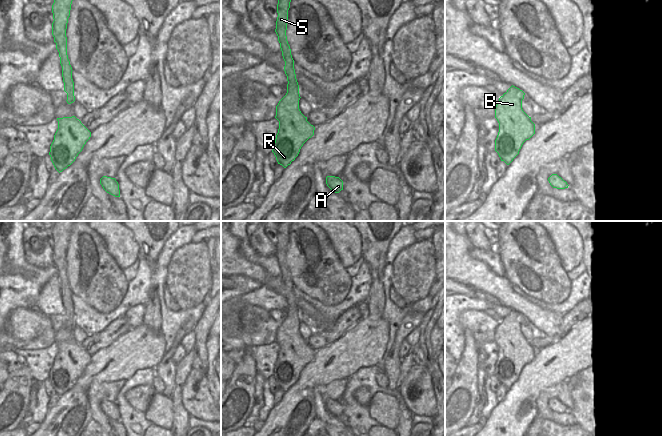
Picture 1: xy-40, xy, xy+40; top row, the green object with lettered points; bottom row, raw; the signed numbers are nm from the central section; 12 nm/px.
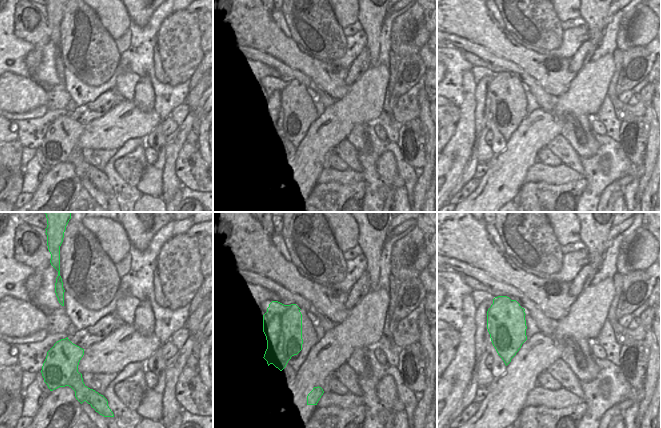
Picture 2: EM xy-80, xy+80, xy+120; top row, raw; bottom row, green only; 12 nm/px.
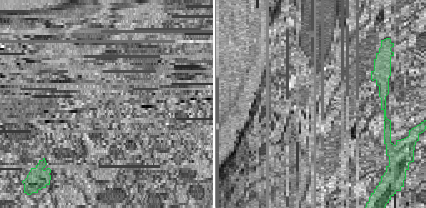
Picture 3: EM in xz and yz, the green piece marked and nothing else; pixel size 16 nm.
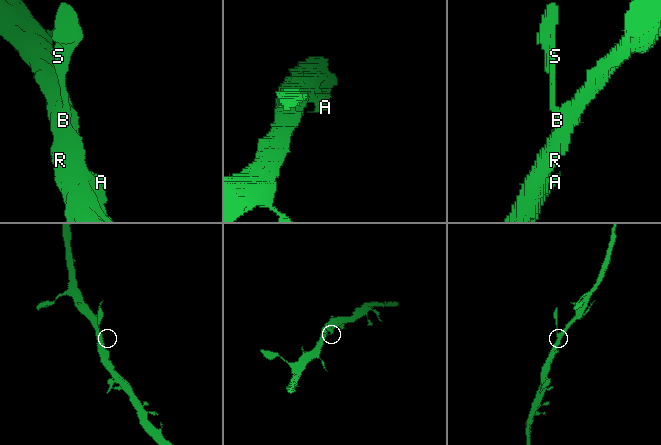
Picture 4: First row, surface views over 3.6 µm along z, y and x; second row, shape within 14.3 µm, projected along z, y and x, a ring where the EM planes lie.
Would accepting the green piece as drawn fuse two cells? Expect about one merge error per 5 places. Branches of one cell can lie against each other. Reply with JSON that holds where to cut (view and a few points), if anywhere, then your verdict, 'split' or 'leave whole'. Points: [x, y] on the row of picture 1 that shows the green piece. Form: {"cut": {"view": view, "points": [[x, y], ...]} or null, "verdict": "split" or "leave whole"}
{"cut": null, "verdict": "leave whole"}

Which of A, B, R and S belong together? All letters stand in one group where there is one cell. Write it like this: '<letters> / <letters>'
A B R S

